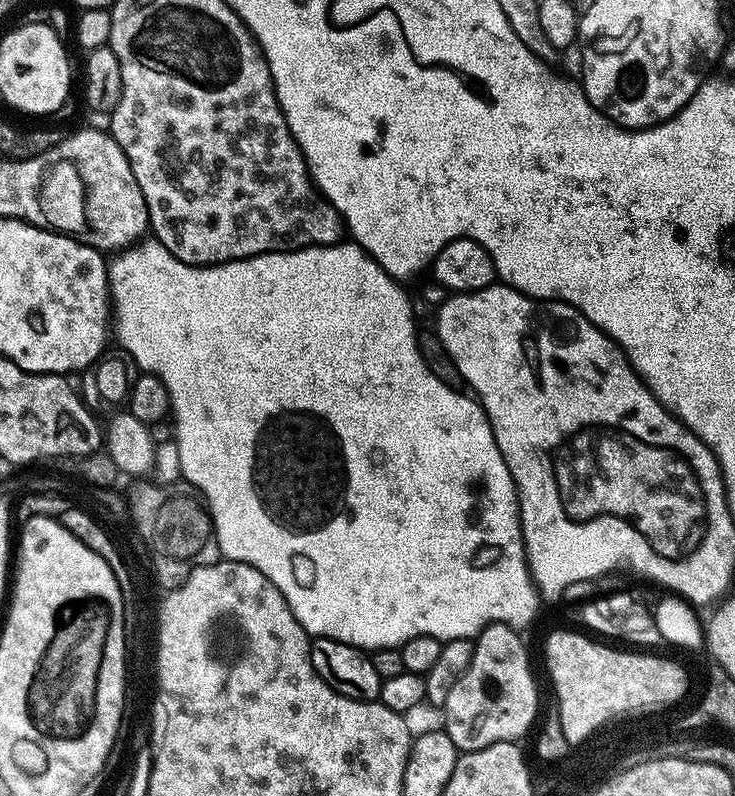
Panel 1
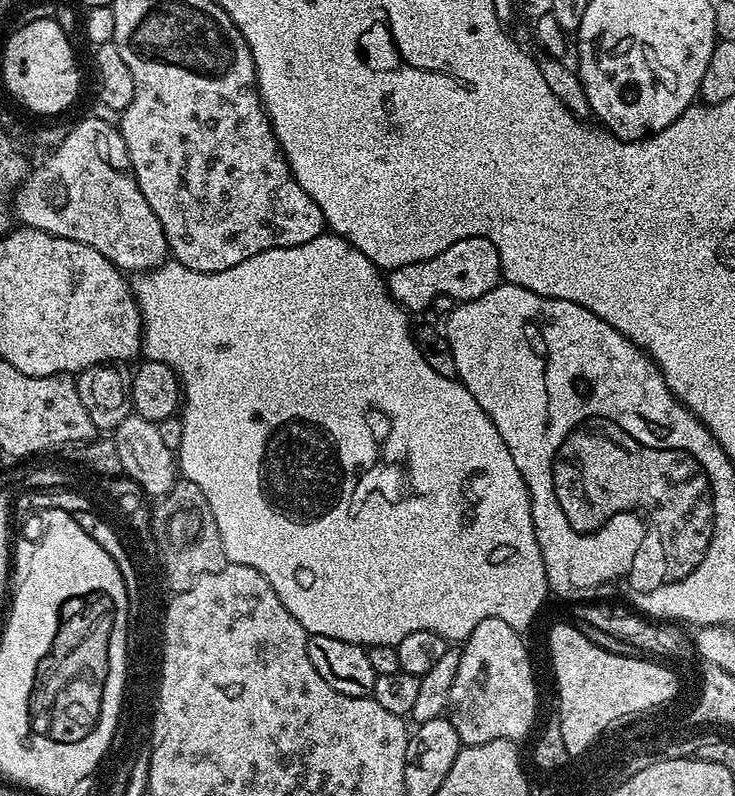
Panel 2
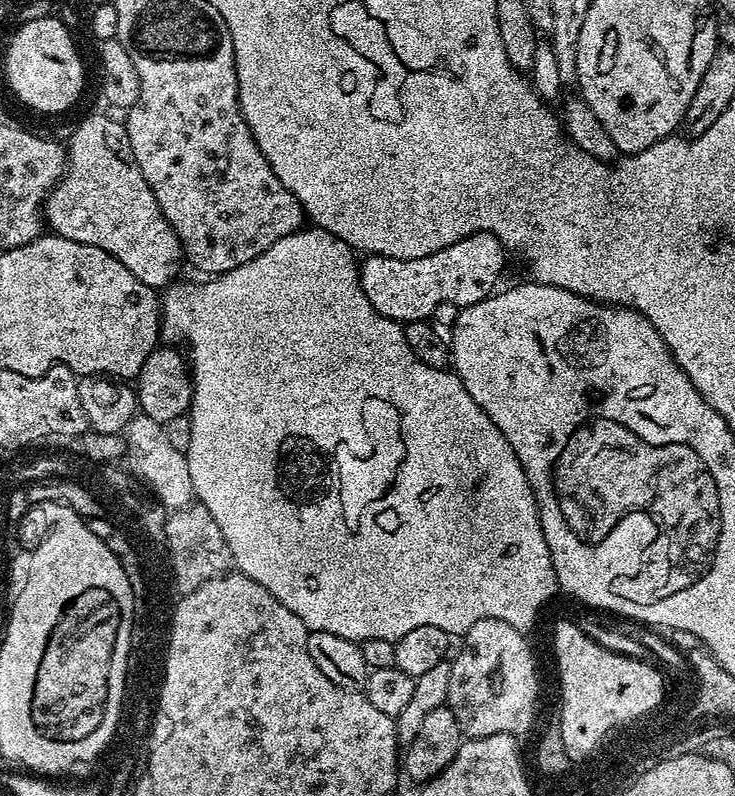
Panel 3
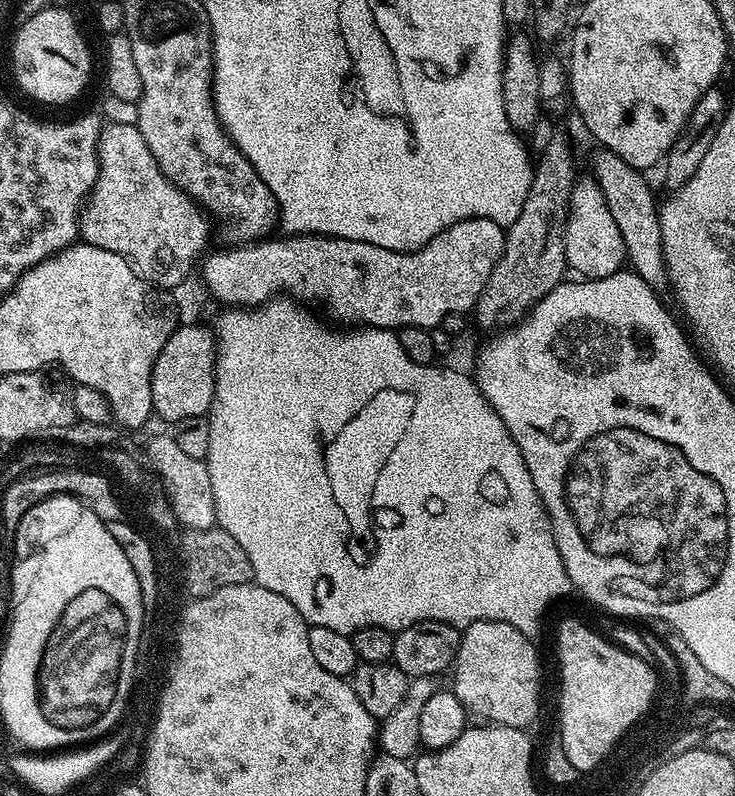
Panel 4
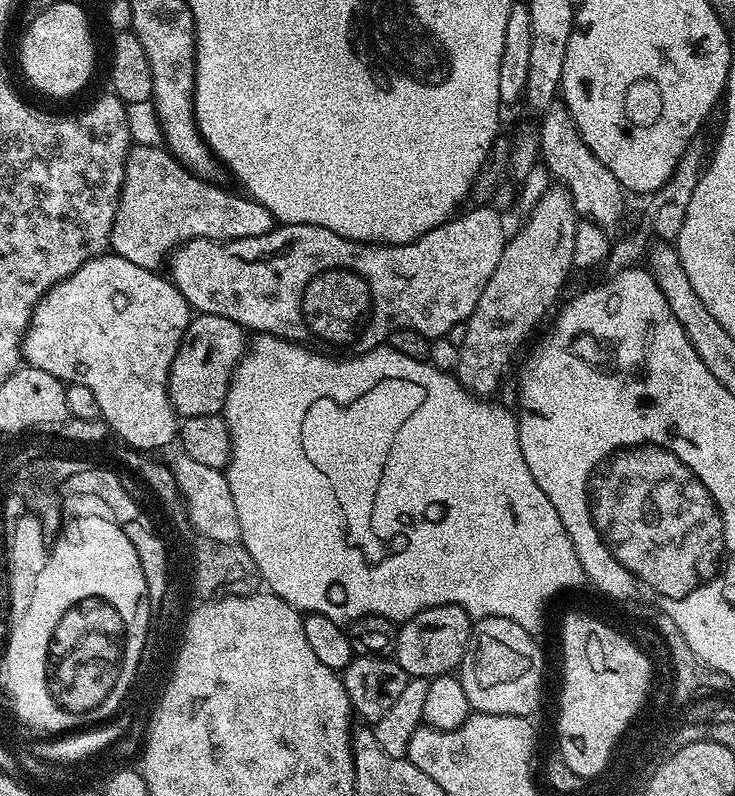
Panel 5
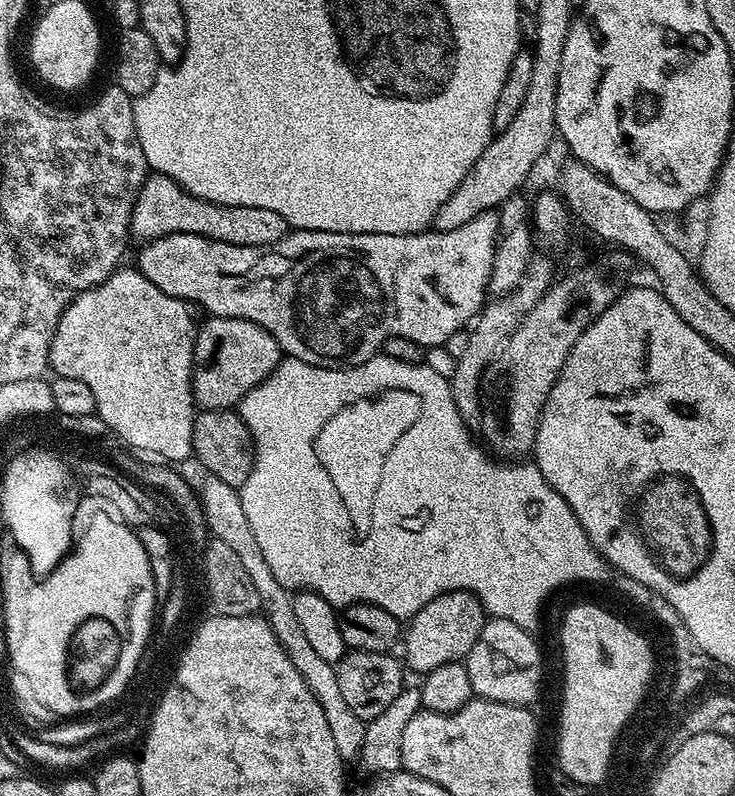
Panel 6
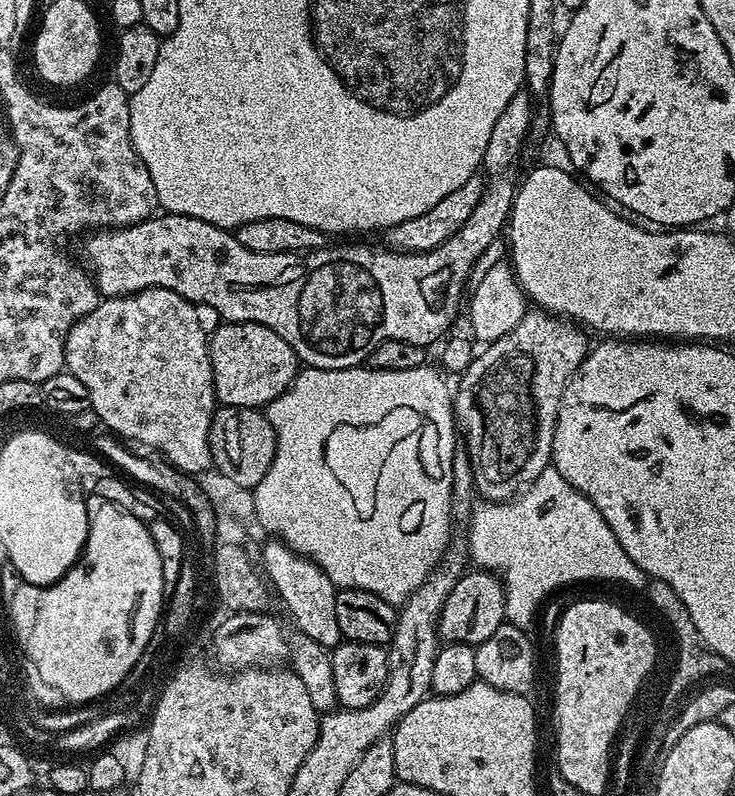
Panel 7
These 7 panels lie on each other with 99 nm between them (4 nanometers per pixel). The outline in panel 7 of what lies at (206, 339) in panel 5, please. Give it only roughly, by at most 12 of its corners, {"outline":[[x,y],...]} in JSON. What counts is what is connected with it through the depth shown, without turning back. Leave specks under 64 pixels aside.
{"outline":[[224,322],[208,342],[217,401],[263,409],[294,382],[290,342]]}

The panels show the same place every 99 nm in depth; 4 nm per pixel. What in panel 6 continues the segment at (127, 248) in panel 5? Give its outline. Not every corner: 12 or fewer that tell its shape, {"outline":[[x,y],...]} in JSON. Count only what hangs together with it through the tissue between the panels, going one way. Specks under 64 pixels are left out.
{"outline":[[149,174],[133,241],[175,232],[270,246],[290,230],[263,206],[222,206]]}

